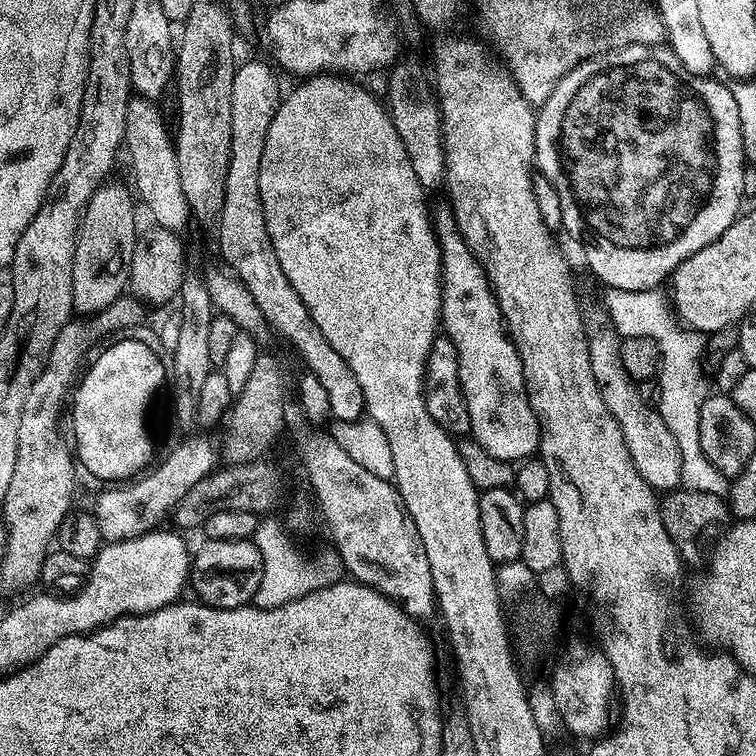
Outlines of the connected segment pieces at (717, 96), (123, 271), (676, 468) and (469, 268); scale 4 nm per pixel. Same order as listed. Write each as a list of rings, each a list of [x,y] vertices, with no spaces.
[[[631,44],[630,46],[622,46],[615,48],[609,52],[603,52],[601,56],[592,56],[588,60],[583,60],[578,66],[574,66],[574,70],[570,70],[561,78],[554,86],[554,90],[546,98],[546,102],[539,105],[536,112],[536,158],[535,167],[538,169],[539,175],[545,176],[550,182],[550,186],[554,186],[554,190],[558,190],[558,202],[562,202],[562,222],[564,223],[563,231],[569,232],[578,243],[584,247],[584,260],[588,263],[588,268],[601,280],[604,288],[617,288],[618,290],[634,290],[635,292],[647,292],[649,290],[659,289],[660,283],[667,281],[672,275],[672,271],[680,265],[686,258],[690,258],[694,254],[698,254],[698,250],[702,250],[702,246],[710,246],[710,242],[714,242],[736,221],[737,216],[741,215],[740,199],[744,196],[744,167],[746,161],[744,158],[744,143],[742,142],[742,126],[738,122],[738,105],[734,102],[734,94],[730,94],[728,84],[712,80],[711,75],[699,76],[698,74],[690,74],[690,70],[686,70],[686,66],[682,66],[682,62],[678,62],[678,58],[673,54],[671,48],[661,46],[660,44]]]
[[[112,183],[101,184],[84,207],[84,215],[80,217],[72,267],[72,307],[80,314],[101,312],[103,308],[110,306],[110,302],[125,295],[128,288],[130,258],[134,258],[138,235],[138,204],[134,199],[133,189],[127,183]]]
[[[605,326],[588,338],[590,350],[590,370],[594,370],[594,382],[598,382],[598,394],[602,394],[602,402],[606,402],[606,410],[618,422],[622,430],[622,438],[626,438],[626,450],[630,450],[630,458],[634,458],[634,466],[642,478],[657,493],[668,494],[681,487],[682,450],[678,450],[678,442],[674,442],[674,434],[670,434],[666,422],[662,422],[659,411],[649,401],[642,398],[637,381],[626,374],[622,366],[620,354],[621,337],[611,327]]]
[[[449,230],[439,237],[440,262],[442,265],[442,299],[440,301],[440,318],[443,331],[454,342],[458,350],[460,363],[460,381],[466,398],[466,406],[470,410],[470,436],[486,450],[486,454],[494,454],[494,458],[509,462],[524,462],[537,455],[540,446],[540,424],[536,421],[534,410],[528,401],[528,391],[524,385],[522,362],[518,358],[518,350],[512,344],[504,319],[500,317],[500,307],[493,294],[488,276],[484,268],[476,260],[476,255],[466,246],[460,233]]]

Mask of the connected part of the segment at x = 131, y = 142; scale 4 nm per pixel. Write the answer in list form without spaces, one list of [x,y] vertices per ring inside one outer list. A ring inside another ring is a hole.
[[[143,98],[129,100],[123,147],[126,149],[126,156],[128,152],[129,162],[132,163],[131,183],[143,211],[145,208],[156,219],[153,221],[159,227],[180,230],[184,223],[189,223],[190,213],[185,195],[182,194],[182,182],[178,179],[176,146],[170,135],[169,125],[168,128],[164,125],[156,106]]]

